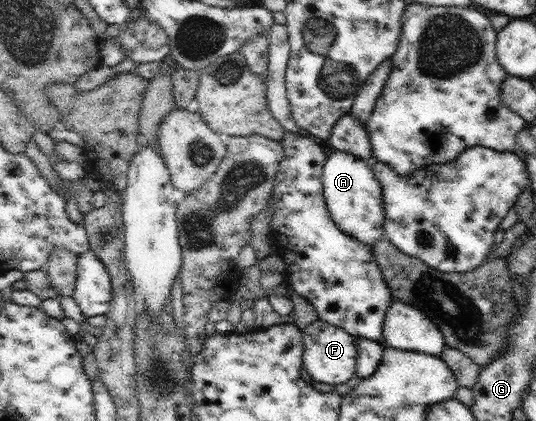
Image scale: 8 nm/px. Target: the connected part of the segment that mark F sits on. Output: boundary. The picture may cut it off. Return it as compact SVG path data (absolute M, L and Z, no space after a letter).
M318 318L307 325L302 331L303 367L315 381L329 383L330 385L341 384L350 381L357 373L358 340L356 336L348 333L336 325L330 325Z

